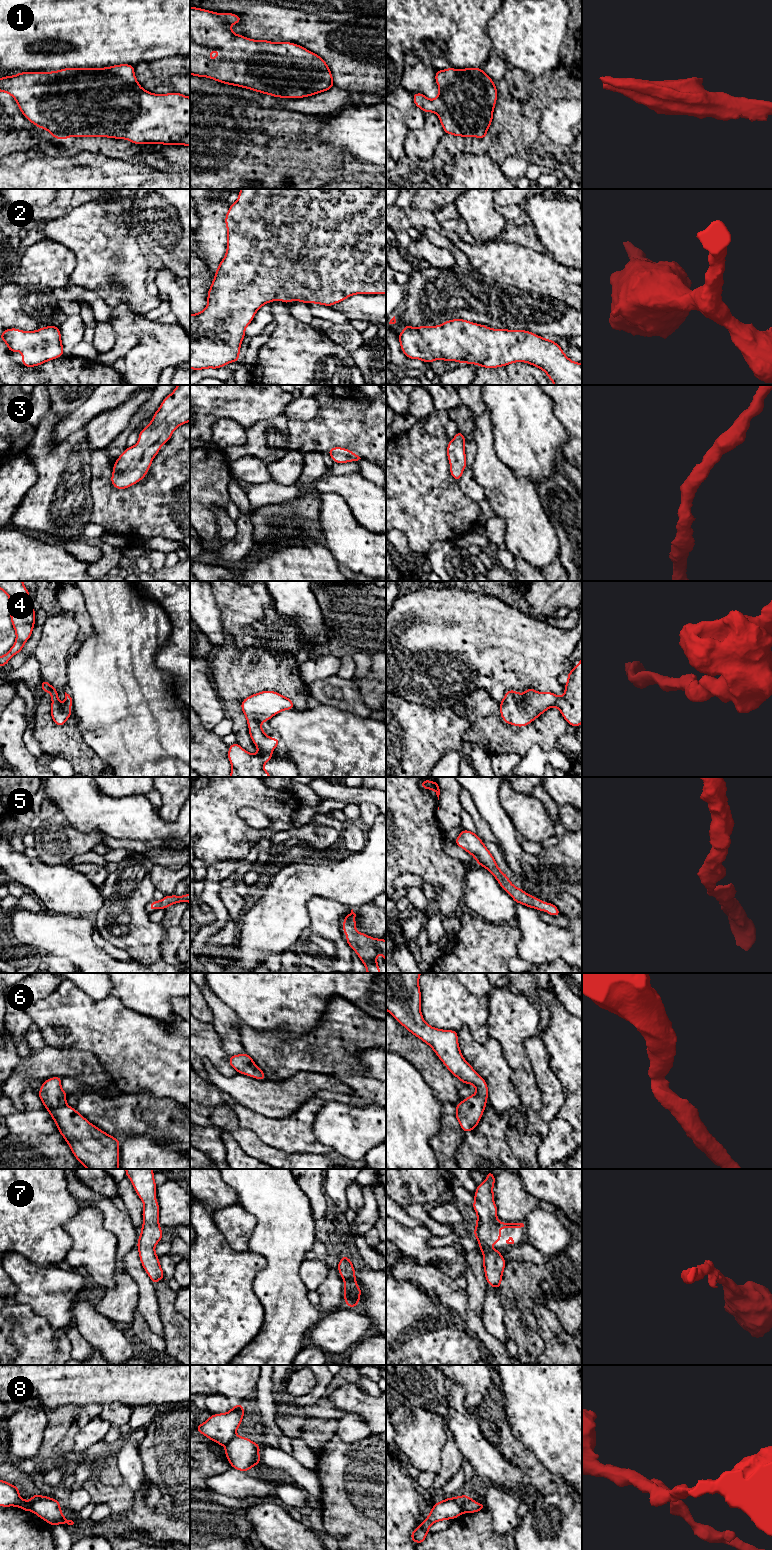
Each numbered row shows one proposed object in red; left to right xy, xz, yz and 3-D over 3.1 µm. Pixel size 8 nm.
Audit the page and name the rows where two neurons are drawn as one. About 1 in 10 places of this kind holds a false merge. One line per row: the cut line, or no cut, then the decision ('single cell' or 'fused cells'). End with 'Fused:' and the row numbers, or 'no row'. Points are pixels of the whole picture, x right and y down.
1: no cut; single cell
2: no cut; single cell
3: no cut; single cell
4: no cut; single cell
5: no cut; single cell
6: no cut; single cell
7: no cut; single cell
8: cut in yz along (460, 1496), (463, 1512); fused cells
Fused: 8

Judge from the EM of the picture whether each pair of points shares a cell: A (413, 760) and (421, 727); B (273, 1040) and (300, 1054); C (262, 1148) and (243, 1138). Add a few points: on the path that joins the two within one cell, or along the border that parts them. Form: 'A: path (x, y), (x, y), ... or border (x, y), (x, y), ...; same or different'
A: path (413, 752), (413, 735); same
B: path (280, 1047), (287, 1054), (293, 1054); same
C: path (257, 1148), (248, 1140); same

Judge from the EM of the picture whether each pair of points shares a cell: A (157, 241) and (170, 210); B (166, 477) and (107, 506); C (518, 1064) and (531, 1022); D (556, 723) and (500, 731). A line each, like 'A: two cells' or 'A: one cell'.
A: one cell
B: one cell
C: one cell
D: one cell

